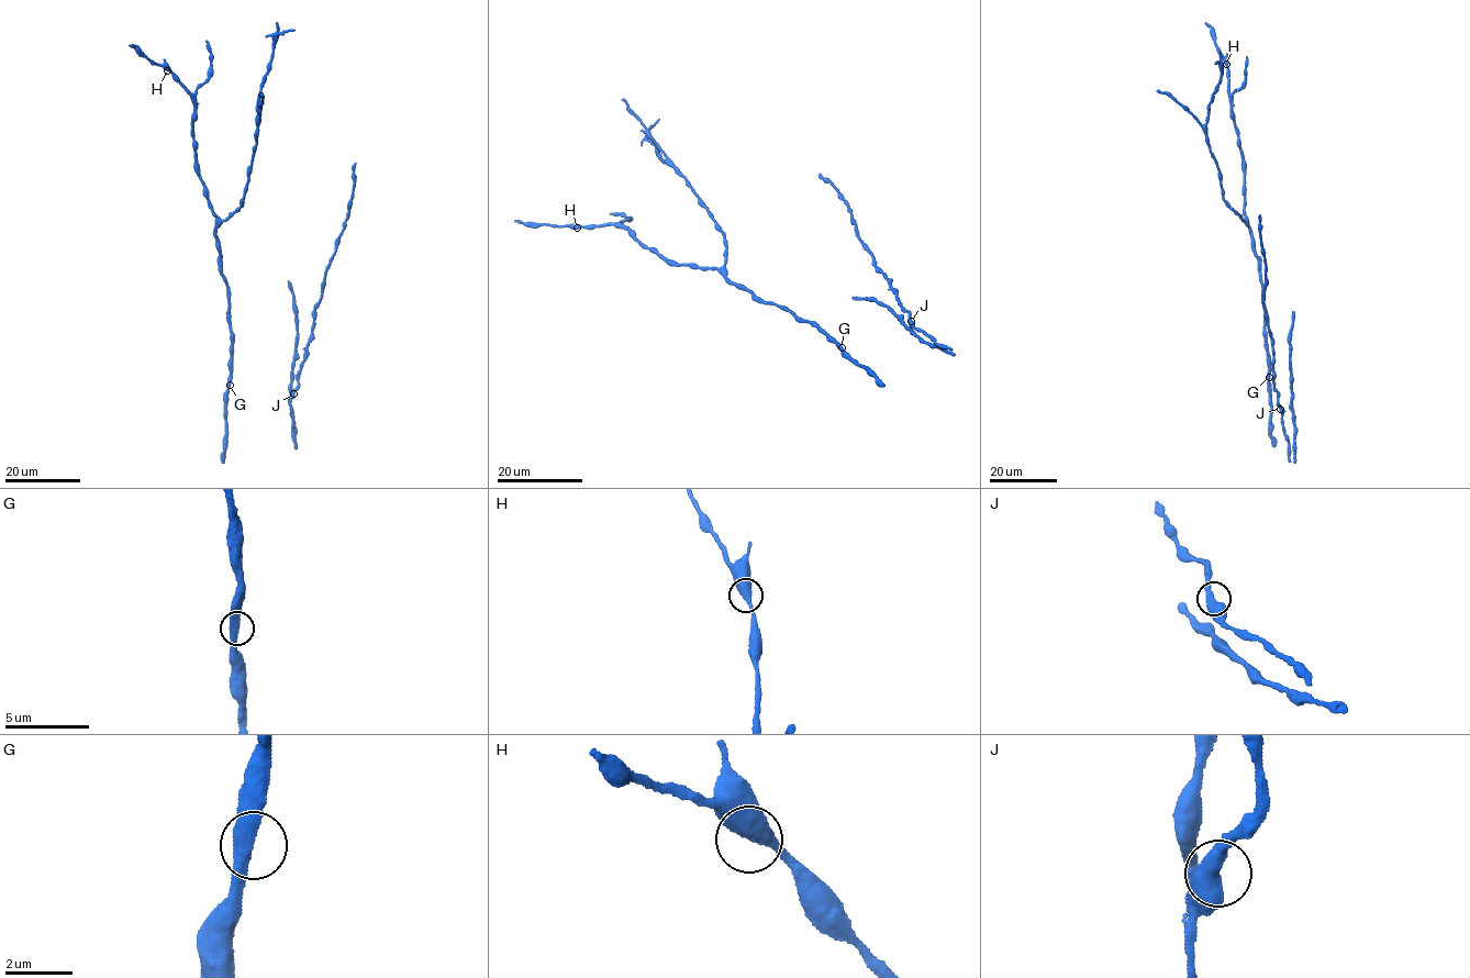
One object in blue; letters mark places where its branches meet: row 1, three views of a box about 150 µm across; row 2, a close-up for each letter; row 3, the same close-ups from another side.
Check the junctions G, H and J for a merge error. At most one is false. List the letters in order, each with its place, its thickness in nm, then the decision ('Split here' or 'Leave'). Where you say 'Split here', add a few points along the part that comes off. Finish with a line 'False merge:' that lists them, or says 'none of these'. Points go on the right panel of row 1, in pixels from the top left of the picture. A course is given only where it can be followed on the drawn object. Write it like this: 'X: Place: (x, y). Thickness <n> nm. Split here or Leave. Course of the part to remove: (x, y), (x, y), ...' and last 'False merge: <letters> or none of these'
G: Place: (1269, 377). Thickness 460 nm. Leave
H: Place: (1226, 64). Thickness 480 nm. Leave
J: Place: (1280, 409). Thickness 500 nm. Leave
False merge: none of these

